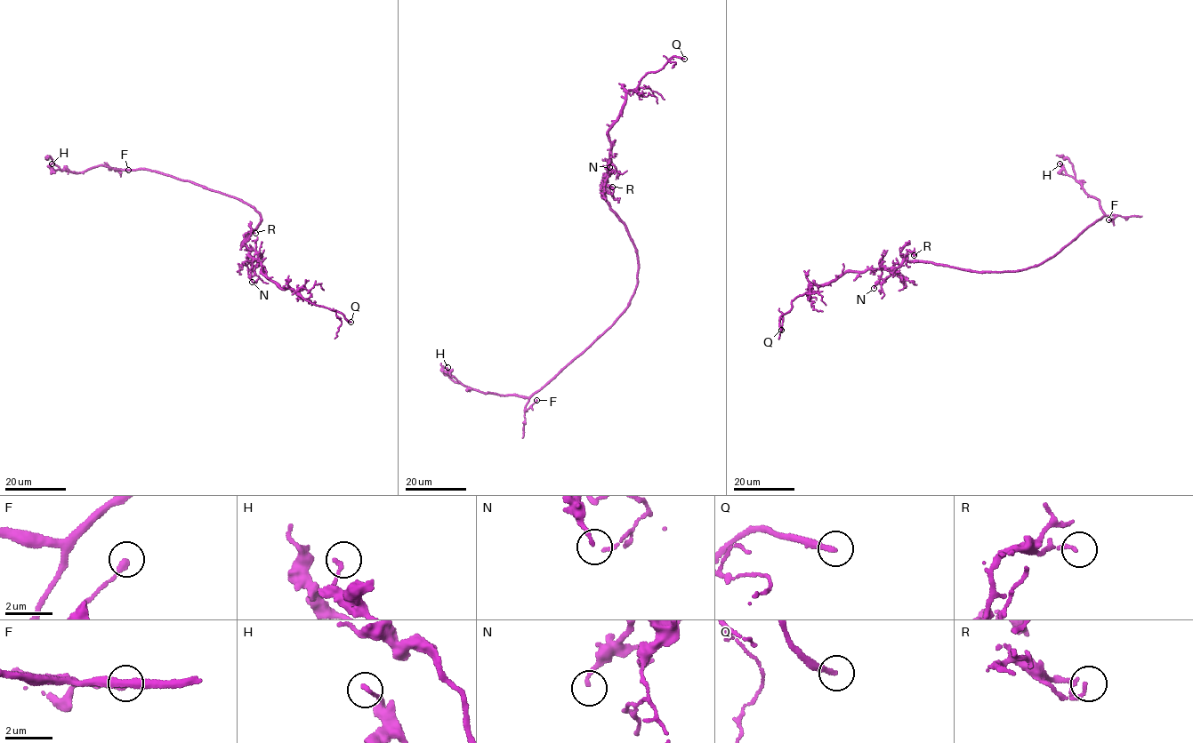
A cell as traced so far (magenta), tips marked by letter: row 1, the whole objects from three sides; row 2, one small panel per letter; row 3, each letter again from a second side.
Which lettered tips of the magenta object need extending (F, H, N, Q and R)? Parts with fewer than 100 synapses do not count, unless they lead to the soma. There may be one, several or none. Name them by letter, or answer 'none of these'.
Q

